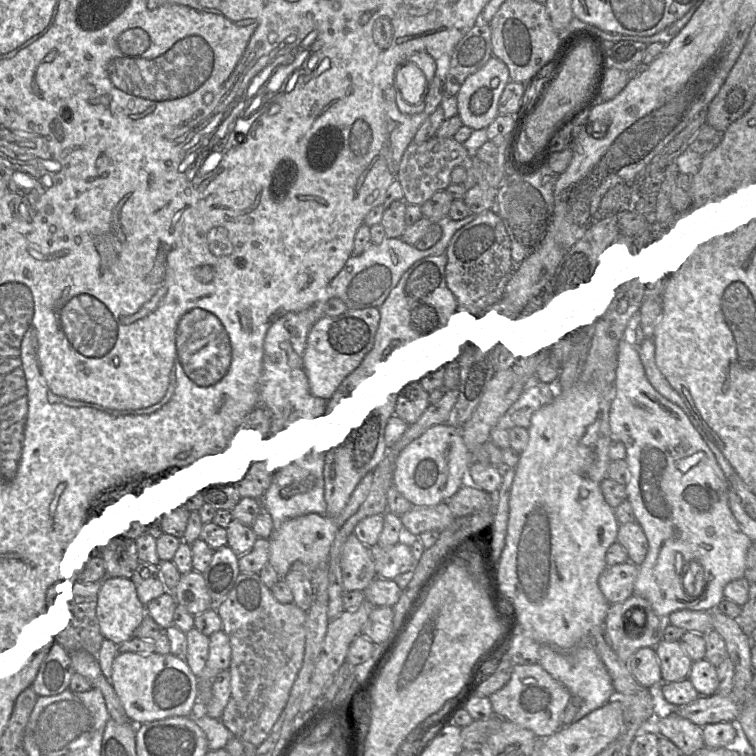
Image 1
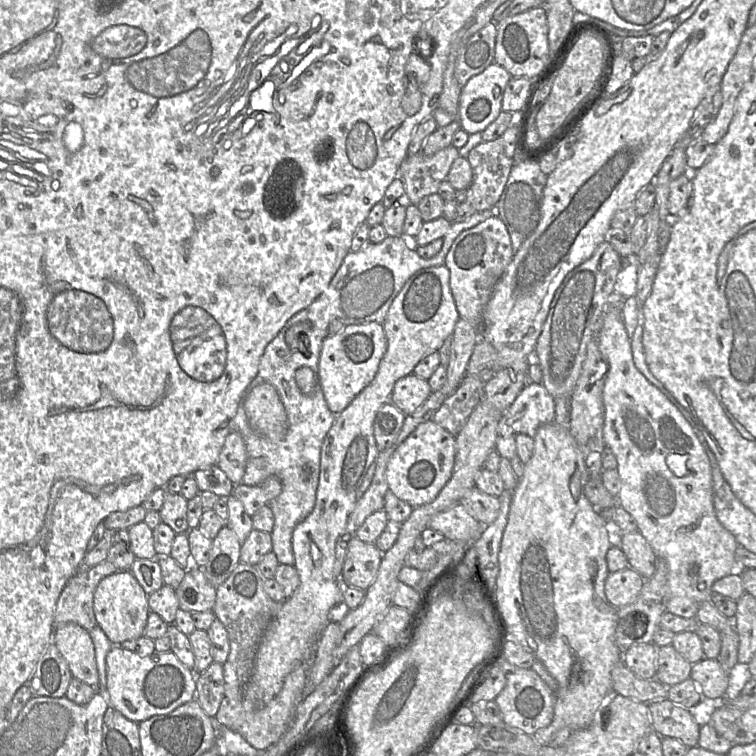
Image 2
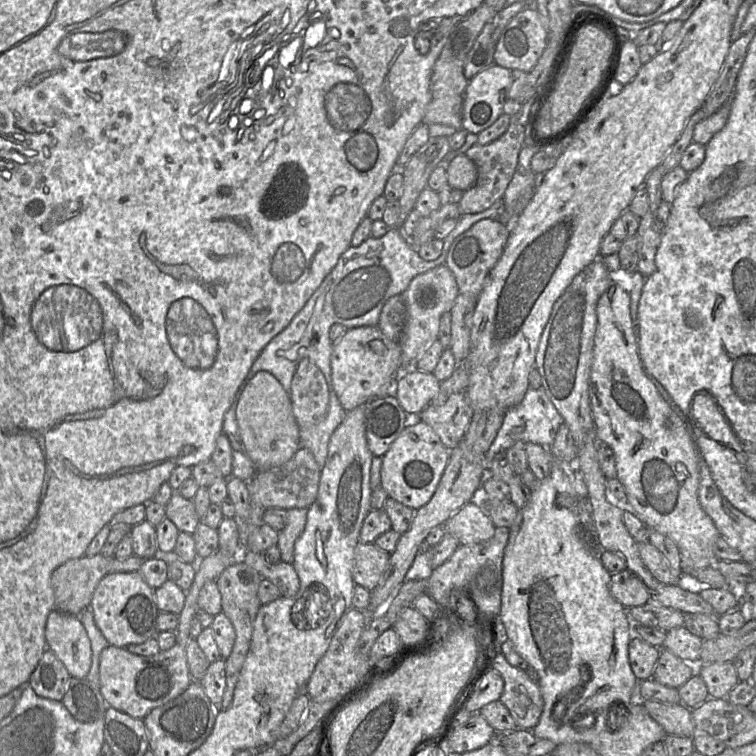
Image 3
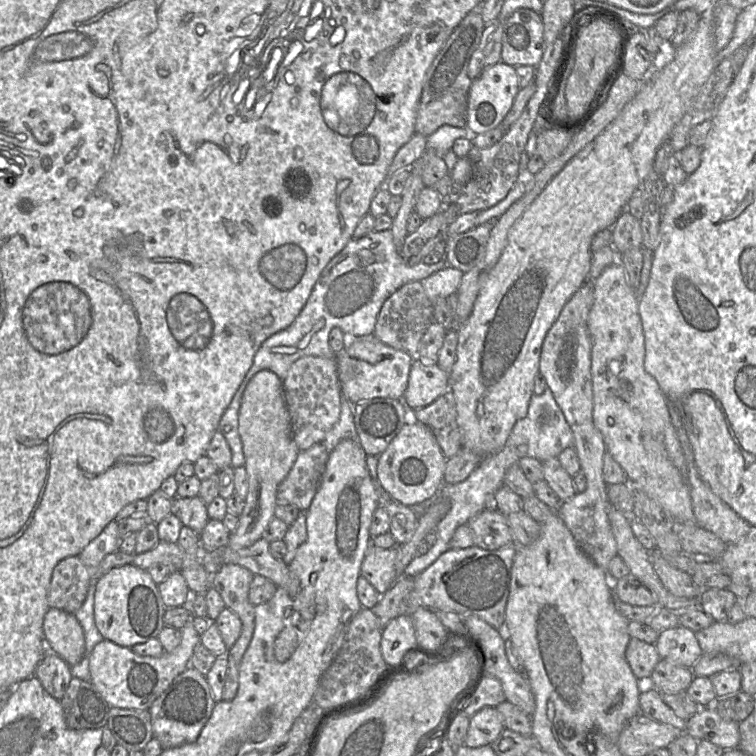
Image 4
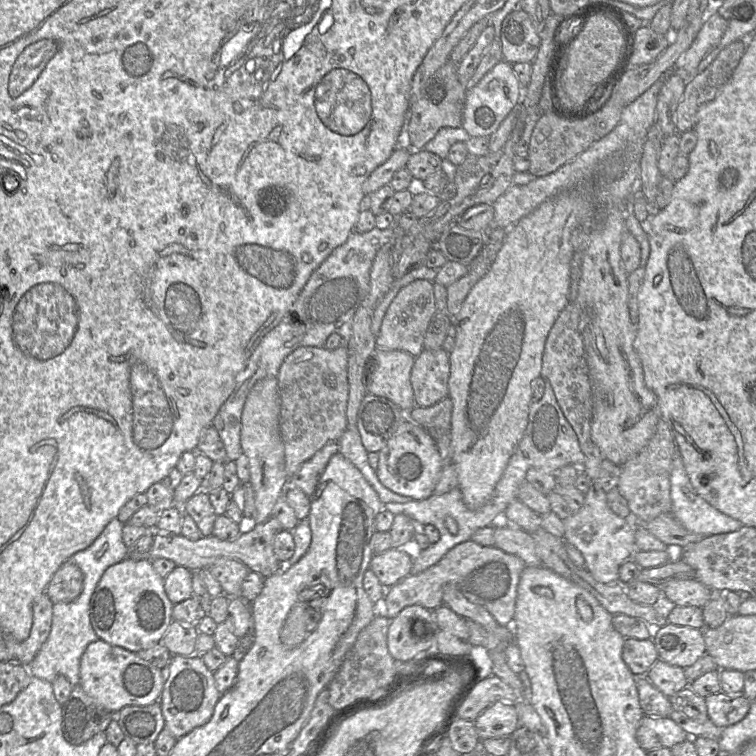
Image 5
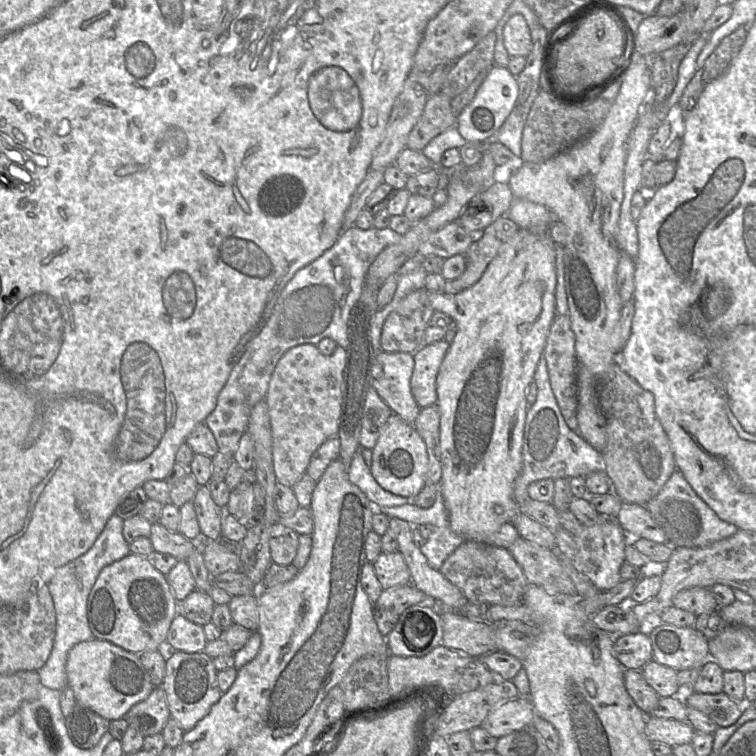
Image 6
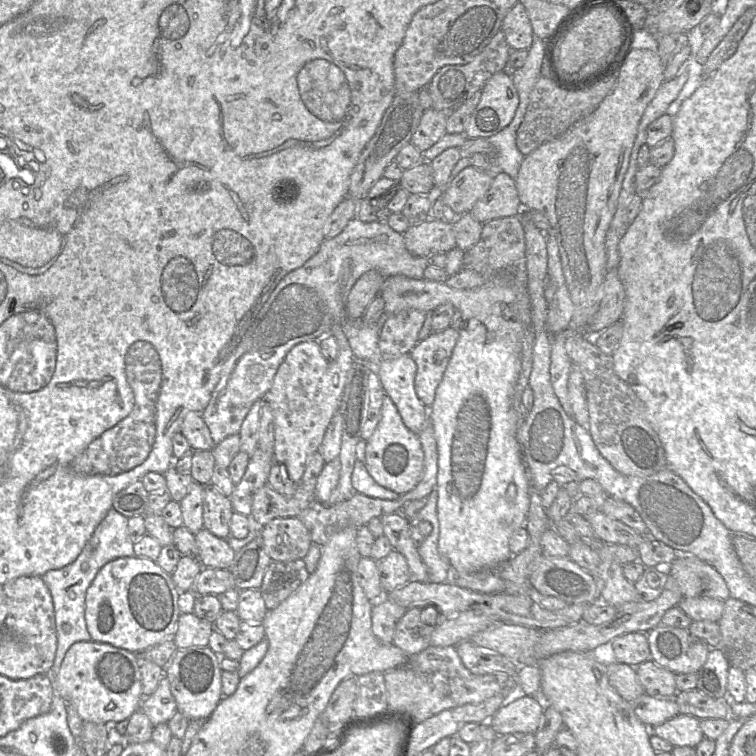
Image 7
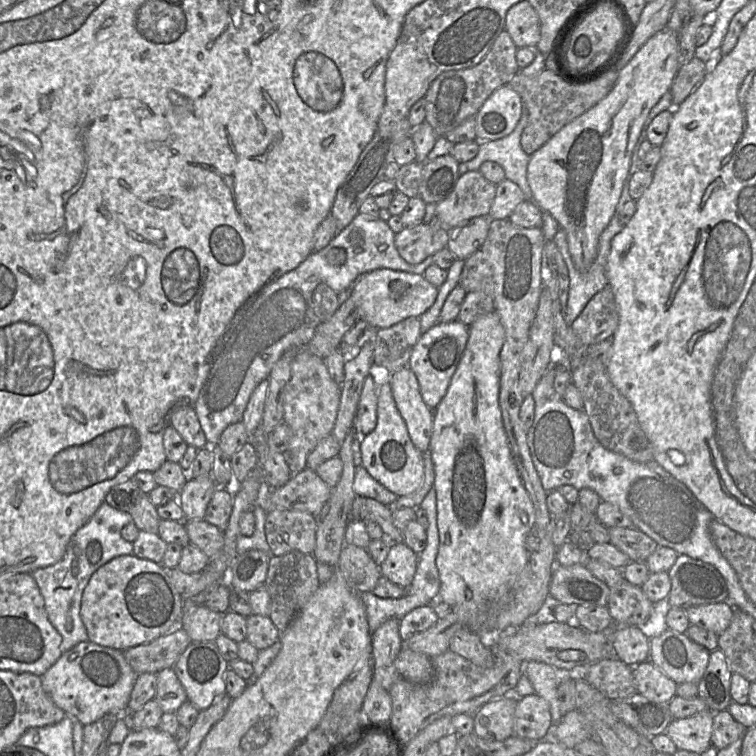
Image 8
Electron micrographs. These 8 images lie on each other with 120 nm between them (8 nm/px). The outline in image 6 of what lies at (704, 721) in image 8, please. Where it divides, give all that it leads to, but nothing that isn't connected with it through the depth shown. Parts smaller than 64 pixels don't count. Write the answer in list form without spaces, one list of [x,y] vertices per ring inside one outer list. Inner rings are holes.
[[[646,717],[645,732],[651,743],[663,743],[671,748],[692,742],[695,730],[687,721]]]

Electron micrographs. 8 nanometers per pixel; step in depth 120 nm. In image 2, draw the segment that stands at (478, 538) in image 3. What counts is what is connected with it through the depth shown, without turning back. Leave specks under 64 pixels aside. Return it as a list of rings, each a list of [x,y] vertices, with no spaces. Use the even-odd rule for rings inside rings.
[[[461,504],[435,514],[428,527],[453,541],[474,542],[483,531],[483,524],[476,520]]]

